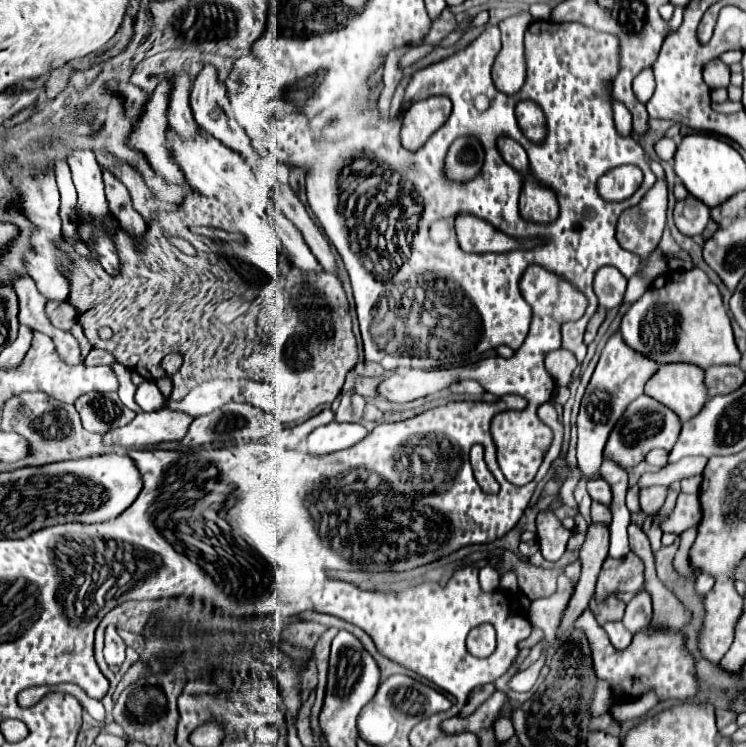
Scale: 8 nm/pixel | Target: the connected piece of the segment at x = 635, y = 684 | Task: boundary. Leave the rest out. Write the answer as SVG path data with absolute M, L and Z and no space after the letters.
M587 608L573 624L575 630L581 630L585 638L591 644L591 658L593 658L593 670L601 680L607 680L613 688L617 690L615 696L631 696L639 698L647 690L655 690L659 700L665 698L677 698L677 700L687 700L695 696L697 692L697 678L695 678L695 662L689 656L689 652L683 646L683 636L679 632L663 632L663 630L653 630L647 628L641 634L633 636L633 642L627 650L619 652L612 646L607 633L597 624L593 612Z

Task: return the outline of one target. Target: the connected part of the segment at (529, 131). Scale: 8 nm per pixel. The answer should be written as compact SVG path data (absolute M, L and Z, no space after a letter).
M531 100L519 102L517 108L515 108L515 118L517 118L517 124L519 124L521 132L531 142L541 144L545 140L545 134L547 134L545 114L543 114L543 110L535 102L531 102Z

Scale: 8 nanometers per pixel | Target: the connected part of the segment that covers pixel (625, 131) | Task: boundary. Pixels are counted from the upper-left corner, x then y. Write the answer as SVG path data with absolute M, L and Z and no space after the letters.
M613 100L613 112L615 112L615 128L617 128L617 132L621 136L629 136L631 130L633 130L631 128L631 112L623 104L619 104L615 100Z

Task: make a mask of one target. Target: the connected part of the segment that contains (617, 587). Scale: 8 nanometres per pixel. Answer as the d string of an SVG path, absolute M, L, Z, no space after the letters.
M629 552L623 558L607 558L603 562L599 580L597 580L597 596L603 600L611 592L639 592L643 588L643 560Z

